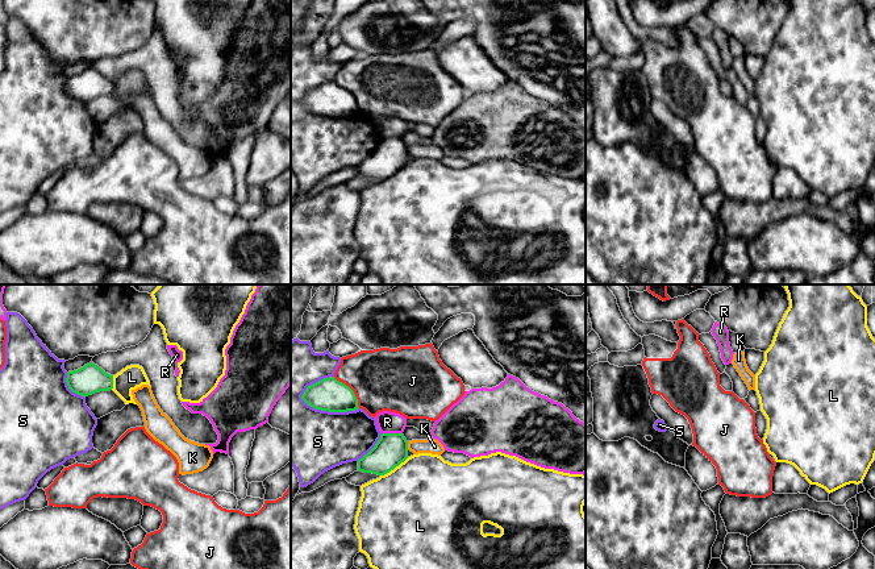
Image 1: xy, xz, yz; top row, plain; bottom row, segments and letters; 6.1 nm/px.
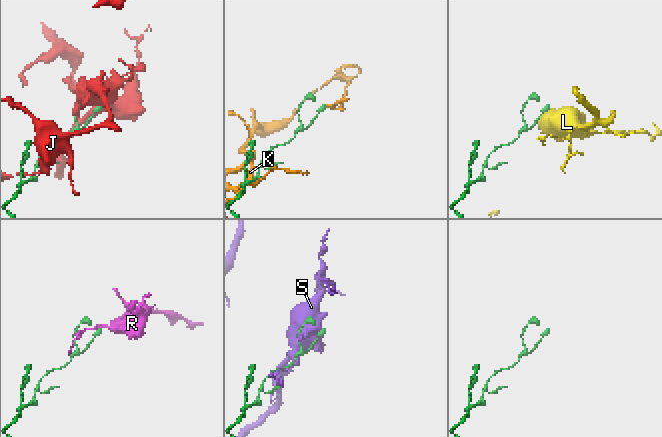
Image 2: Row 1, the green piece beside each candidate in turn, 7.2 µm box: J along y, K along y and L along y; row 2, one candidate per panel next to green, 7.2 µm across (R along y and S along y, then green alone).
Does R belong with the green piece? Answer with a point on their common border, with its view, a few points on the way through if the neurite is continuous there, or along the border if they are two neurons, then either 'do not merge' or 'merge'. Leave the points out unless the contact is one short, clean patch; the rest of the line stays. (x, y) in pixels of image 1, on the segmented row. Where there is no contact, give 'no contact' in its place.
meets green in xz at (392, 433); border along xz (382, 432), (401, 433); do not merge

